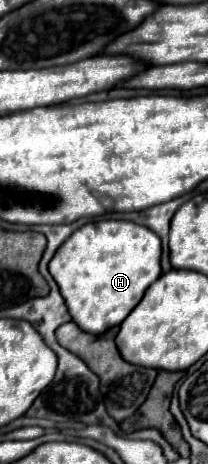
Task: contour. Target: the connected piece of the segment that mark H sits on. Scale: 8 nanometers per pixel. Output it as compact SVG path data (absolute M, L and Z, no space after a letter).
M102 220L88 222L78 228L50 260L48 266L52 278L56 280L72 320L90 334L102 334L112 326L122 324L122 320L134 310L142 300L146 288L160 276L160 238L146 226L128 222L128 220Z

